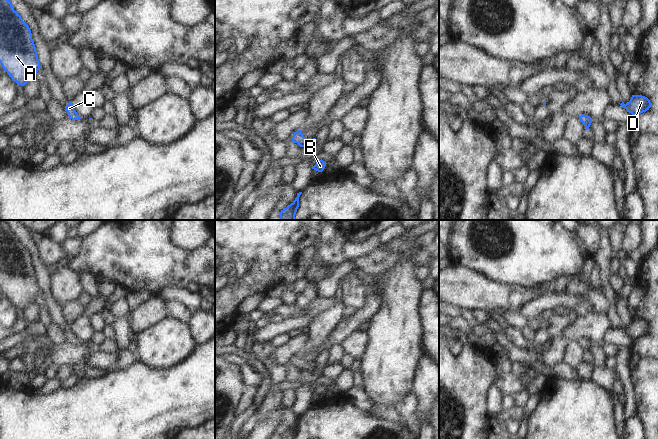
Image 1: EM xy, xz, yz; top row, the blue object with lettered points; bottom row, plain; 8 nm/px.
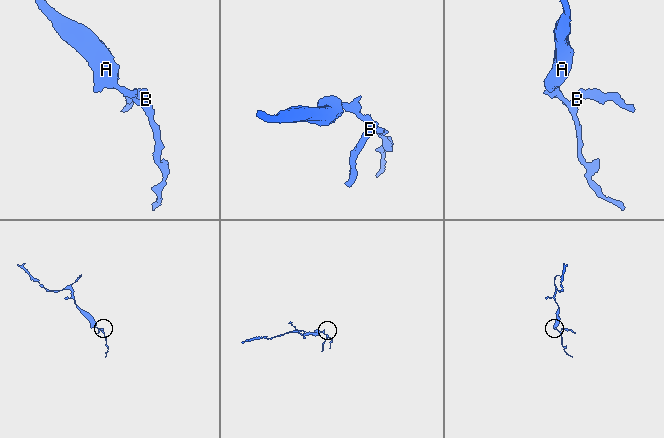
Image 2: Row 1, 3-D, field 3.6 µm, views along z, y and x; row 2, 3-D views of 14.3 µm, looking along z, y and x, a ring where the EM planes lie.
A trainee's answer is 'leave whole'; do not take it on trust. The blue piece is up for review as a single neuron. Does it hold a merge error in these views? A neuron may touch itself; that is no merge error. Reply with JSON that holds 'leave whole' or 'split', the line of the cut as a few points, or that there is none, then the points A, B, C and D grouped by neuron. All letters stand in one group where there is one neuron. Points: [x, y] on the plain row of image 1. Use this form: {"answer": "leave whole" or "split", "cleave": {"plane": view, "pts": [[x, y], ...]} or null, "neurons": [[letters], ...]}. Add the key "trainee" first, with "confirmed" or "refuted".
{"trainee": "confirmed", "answer": "leave whole", "cleave": null, "neurons": [["A", "B", "C", "D"]]}

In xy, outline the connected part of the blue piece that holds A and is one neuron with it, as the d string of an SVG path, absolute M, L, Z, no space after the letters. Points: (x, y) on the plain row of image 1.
M0 220L0 288L21 310L35 303L41 292L29 250L4 220Z

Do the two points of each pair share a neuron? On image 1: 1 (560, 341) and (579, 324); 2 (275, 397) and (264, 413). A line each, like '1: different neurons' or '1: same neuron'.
1: different neurons
2: same neuron

